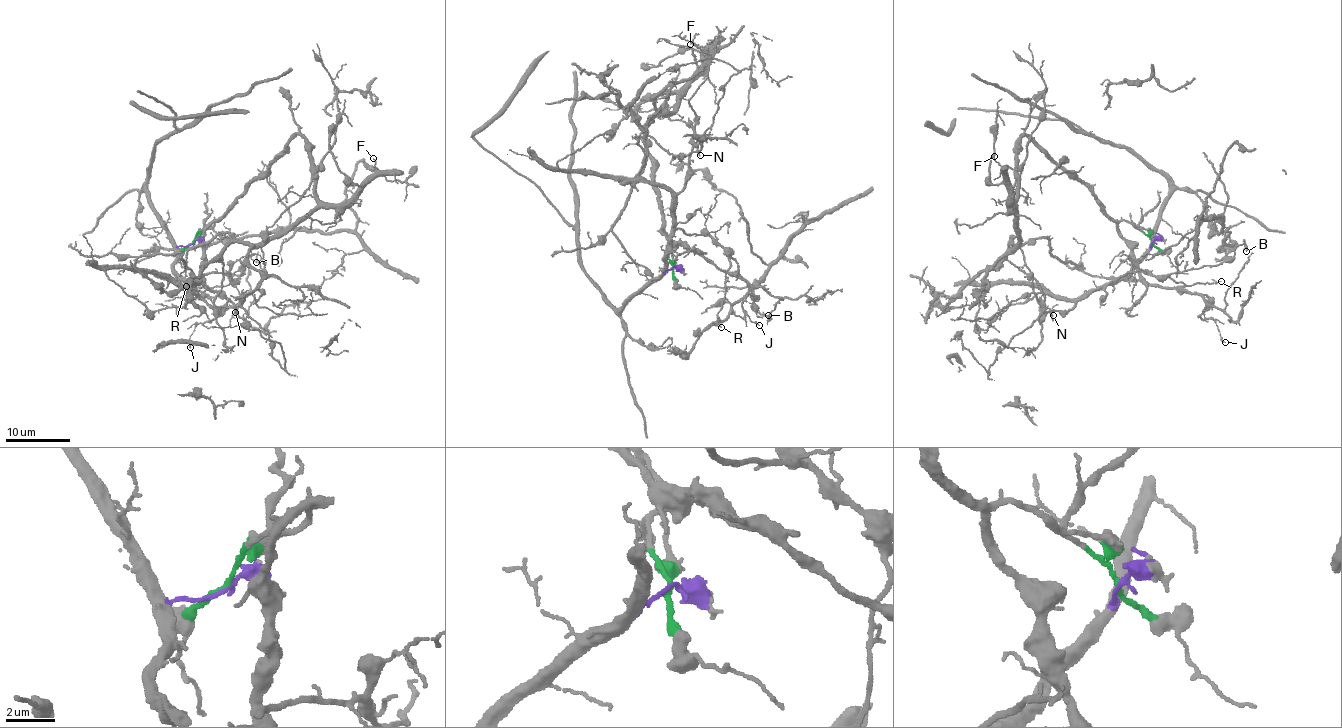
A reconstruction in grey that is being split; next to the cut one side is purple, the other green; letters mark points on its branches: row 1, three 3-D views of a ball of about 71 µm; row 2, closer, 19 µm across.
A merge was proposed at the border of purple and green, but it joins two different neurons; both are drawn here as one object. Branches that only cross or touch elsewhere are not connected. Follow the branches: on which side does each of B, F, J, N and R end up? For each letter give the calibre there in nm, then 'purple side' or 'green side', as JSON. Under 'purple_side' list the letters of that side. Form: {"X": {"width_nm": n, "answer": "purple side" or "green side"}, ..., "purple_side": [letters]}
{"B": {"width_nm": 130, "answer": "purple side"}, "F": {"width_nm": 110, "answer": "green side"}, "J": {"width_nm": 140, "answer": "green side"}, "N": {"width_nm": 100, "answer": "purple side"}, "R": {"width_nm": 70, "answer": "purple side"}, "purple_side": ["B", "N", "R"]}

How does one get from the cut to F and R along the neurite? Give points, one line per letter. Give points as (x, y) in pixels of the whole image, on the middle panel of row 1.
F: (673, 267), (650, 156), (635, 112), (654, 96), (677, 92), (699, 73), (703, 47), (690, 44)
R: (673, 267), (666, 272), (665, 256), (671, 234), (683, 229), (708, 235), (729, 260), (717, 314), (721, 327)

